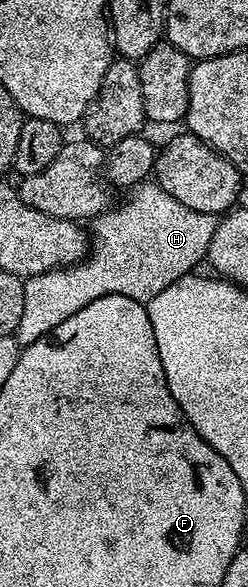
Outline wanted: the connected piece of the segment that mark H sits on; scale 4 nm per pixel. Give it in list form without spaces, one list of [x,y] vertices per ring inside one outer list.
[[[154,181],[138,184],[127,195],[130,196],[123,203],[118,203],[115,207],[113,204],[101,215],[94,216],[94,235],[92,231],[92,242],[82,262],[29,276],[23,282],[24,313],[20,316],[20,325],[16,332],[19,344],[34,343],[40,337],[49,335],[52,329],[56,329],[56,325],[60,325],[60,321],[68,321],[68,317],[72,317],[72,313],[80,313],[84,305],[92,305],[96,297],[123,295],[147,304],[152,297],[156,297],[156,293],[160,293],[160,289],[168,289],[172,281],[191,274],[197,268],[194,266],[207,258],[209,243],[219,225],[219,220],[215,216],[196,213],[196,209],[180,205],[180,201],[172,197],[172,193],[164,193],[164,189]]]

